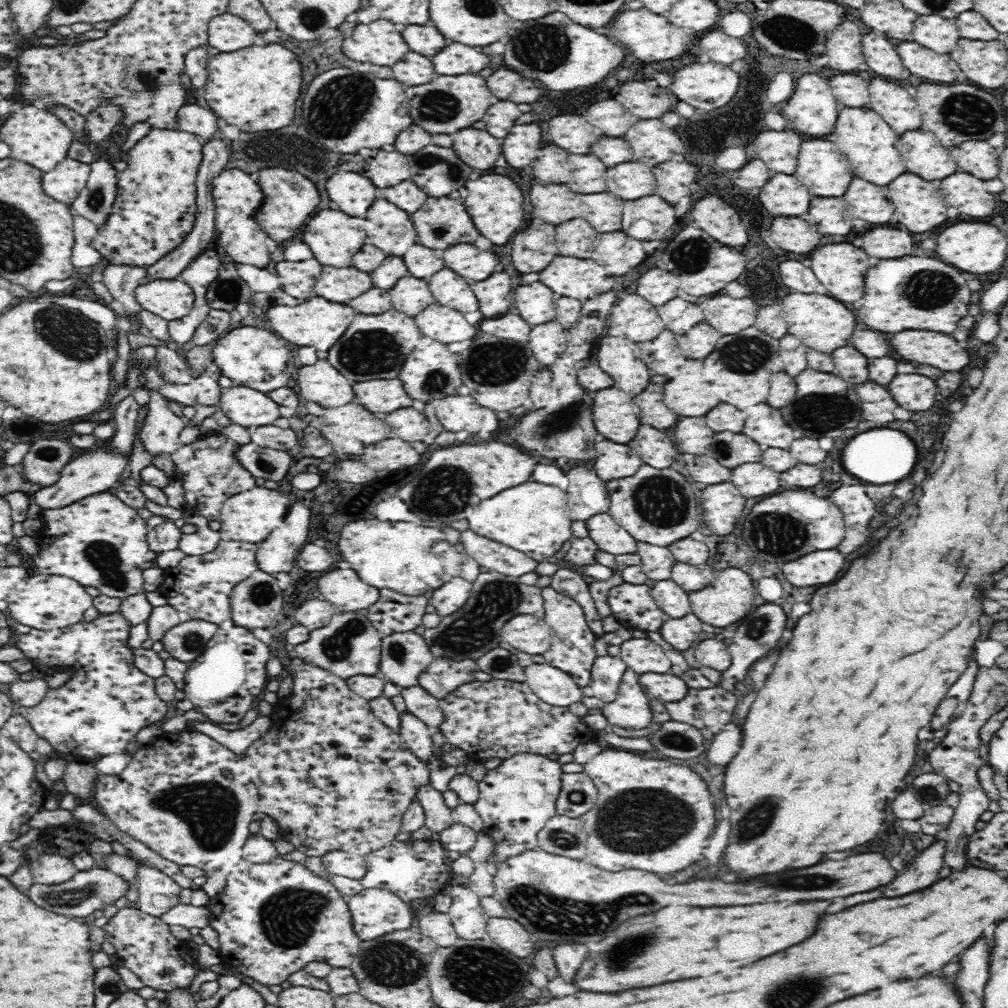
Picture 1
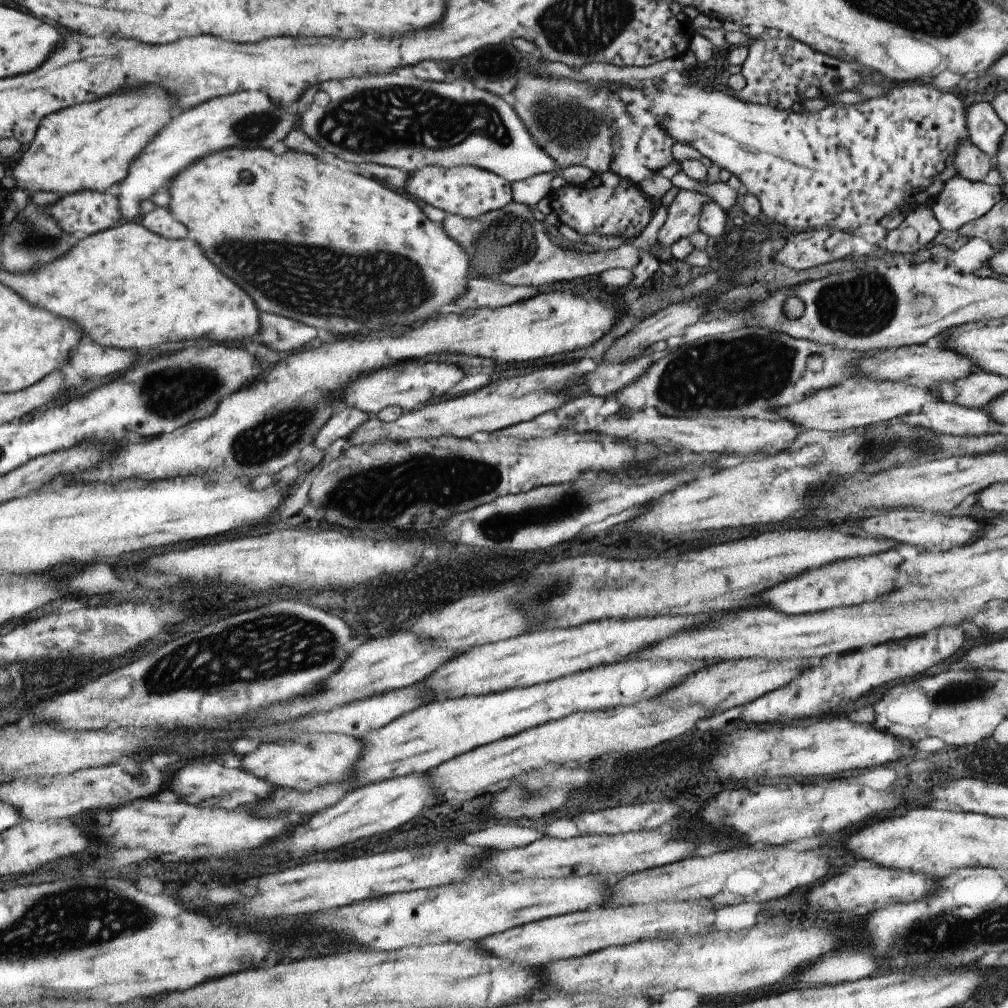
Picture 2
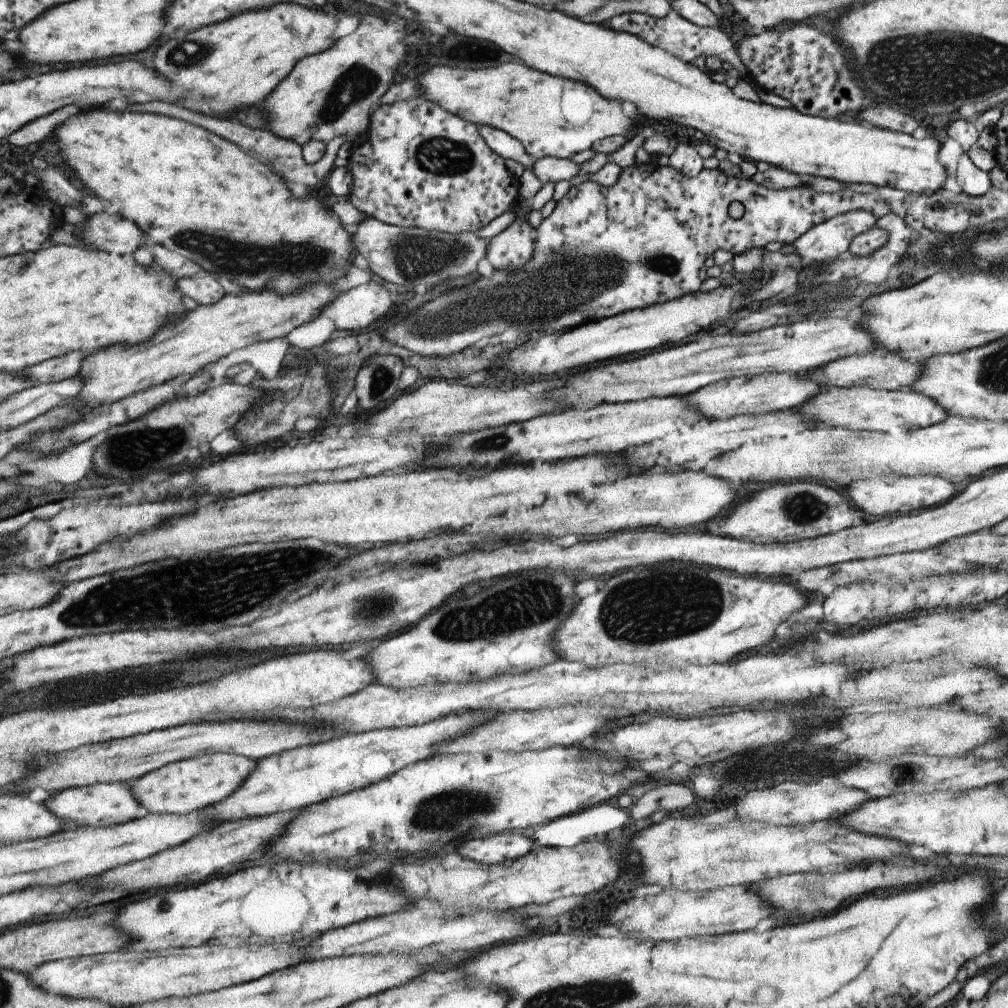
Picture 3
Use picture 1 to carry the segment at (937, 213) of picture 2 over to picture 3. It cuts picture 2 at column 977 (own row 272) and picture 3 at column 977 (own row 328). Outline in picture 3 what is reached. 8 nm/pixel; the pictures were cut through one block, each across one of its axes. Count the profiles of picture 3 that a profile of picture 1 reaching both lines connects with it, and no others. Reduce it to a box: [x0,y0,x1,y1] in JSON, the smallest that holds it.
[955,152,992,198]

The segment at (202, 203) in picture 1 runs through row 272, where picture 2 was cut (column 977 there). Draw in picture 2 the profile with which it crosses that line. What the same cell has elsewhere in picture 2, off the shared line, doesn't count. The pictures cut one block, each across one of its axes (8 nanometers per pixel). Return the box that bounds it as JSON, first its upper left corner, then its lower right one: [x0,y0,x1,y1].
[953,140,991,183]

